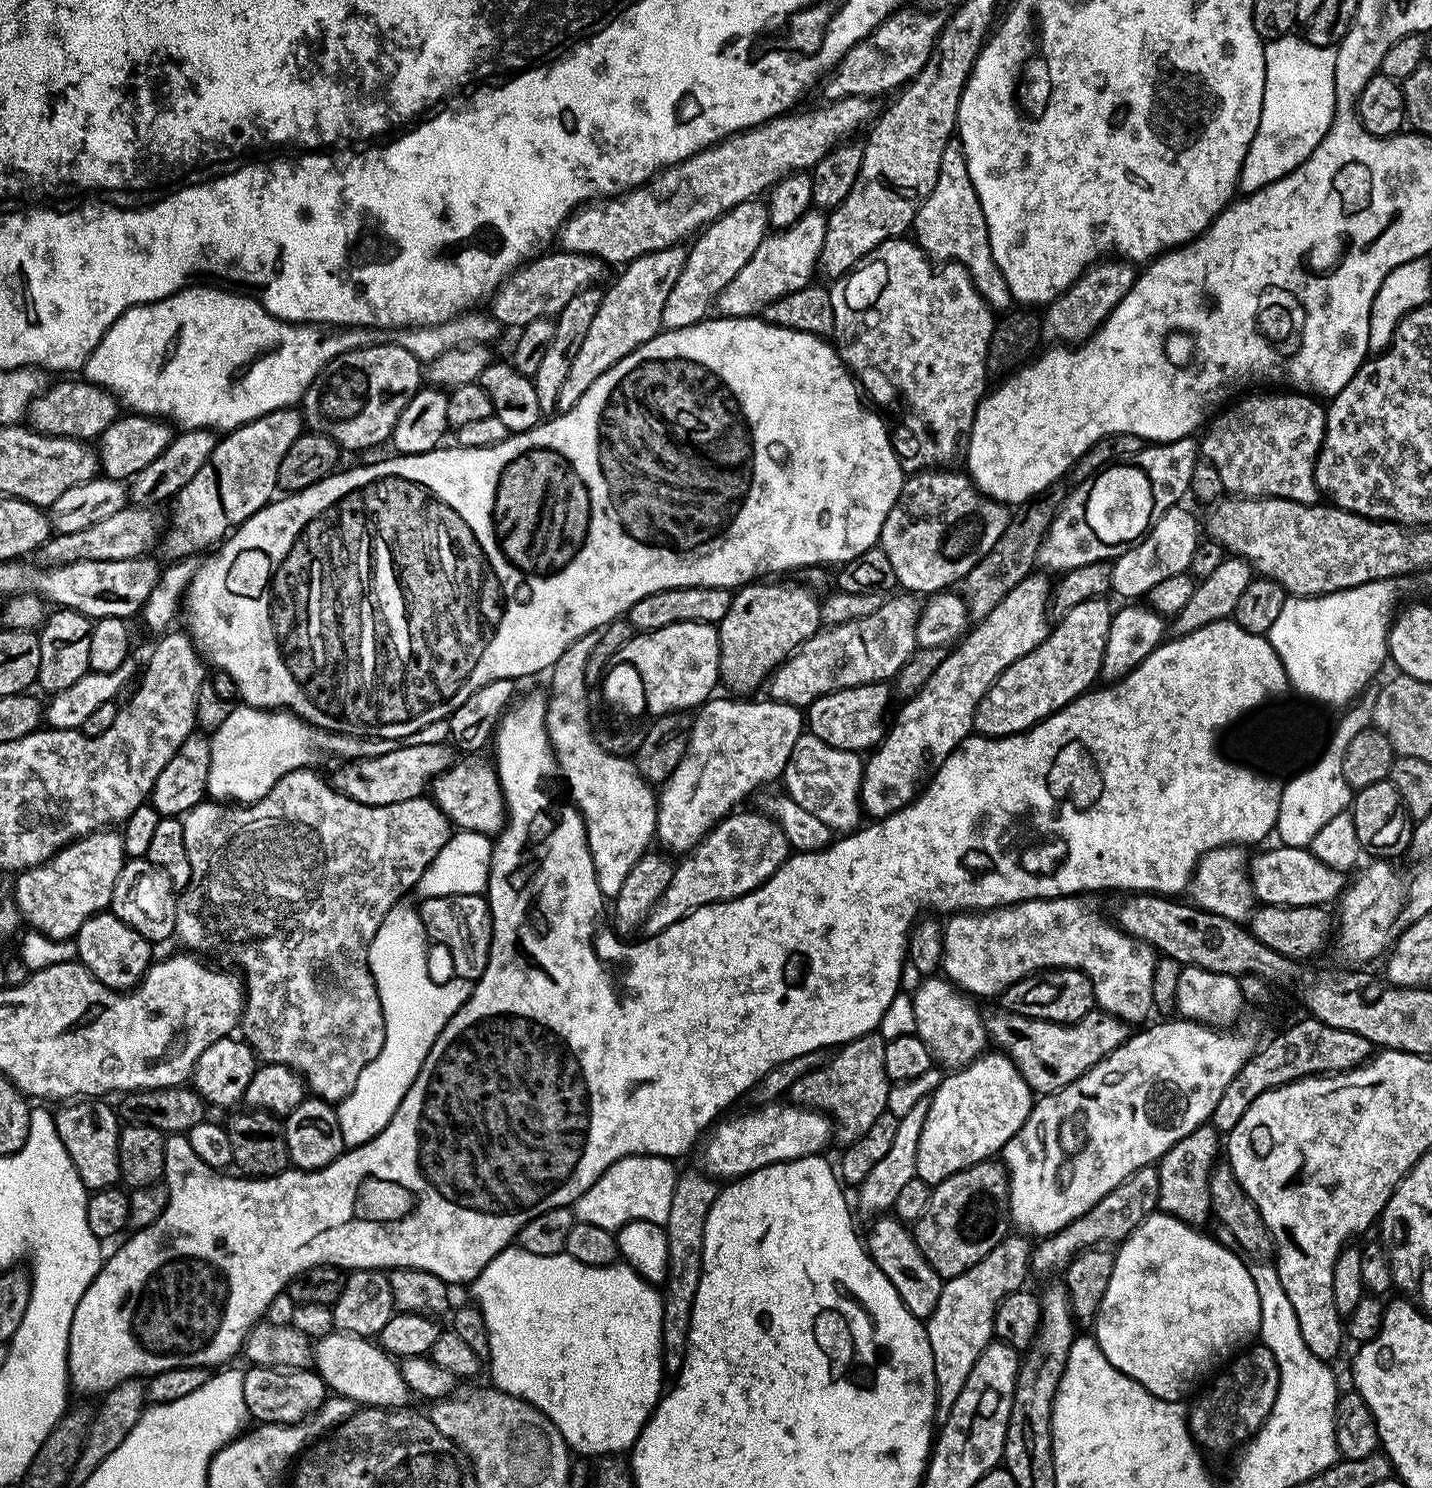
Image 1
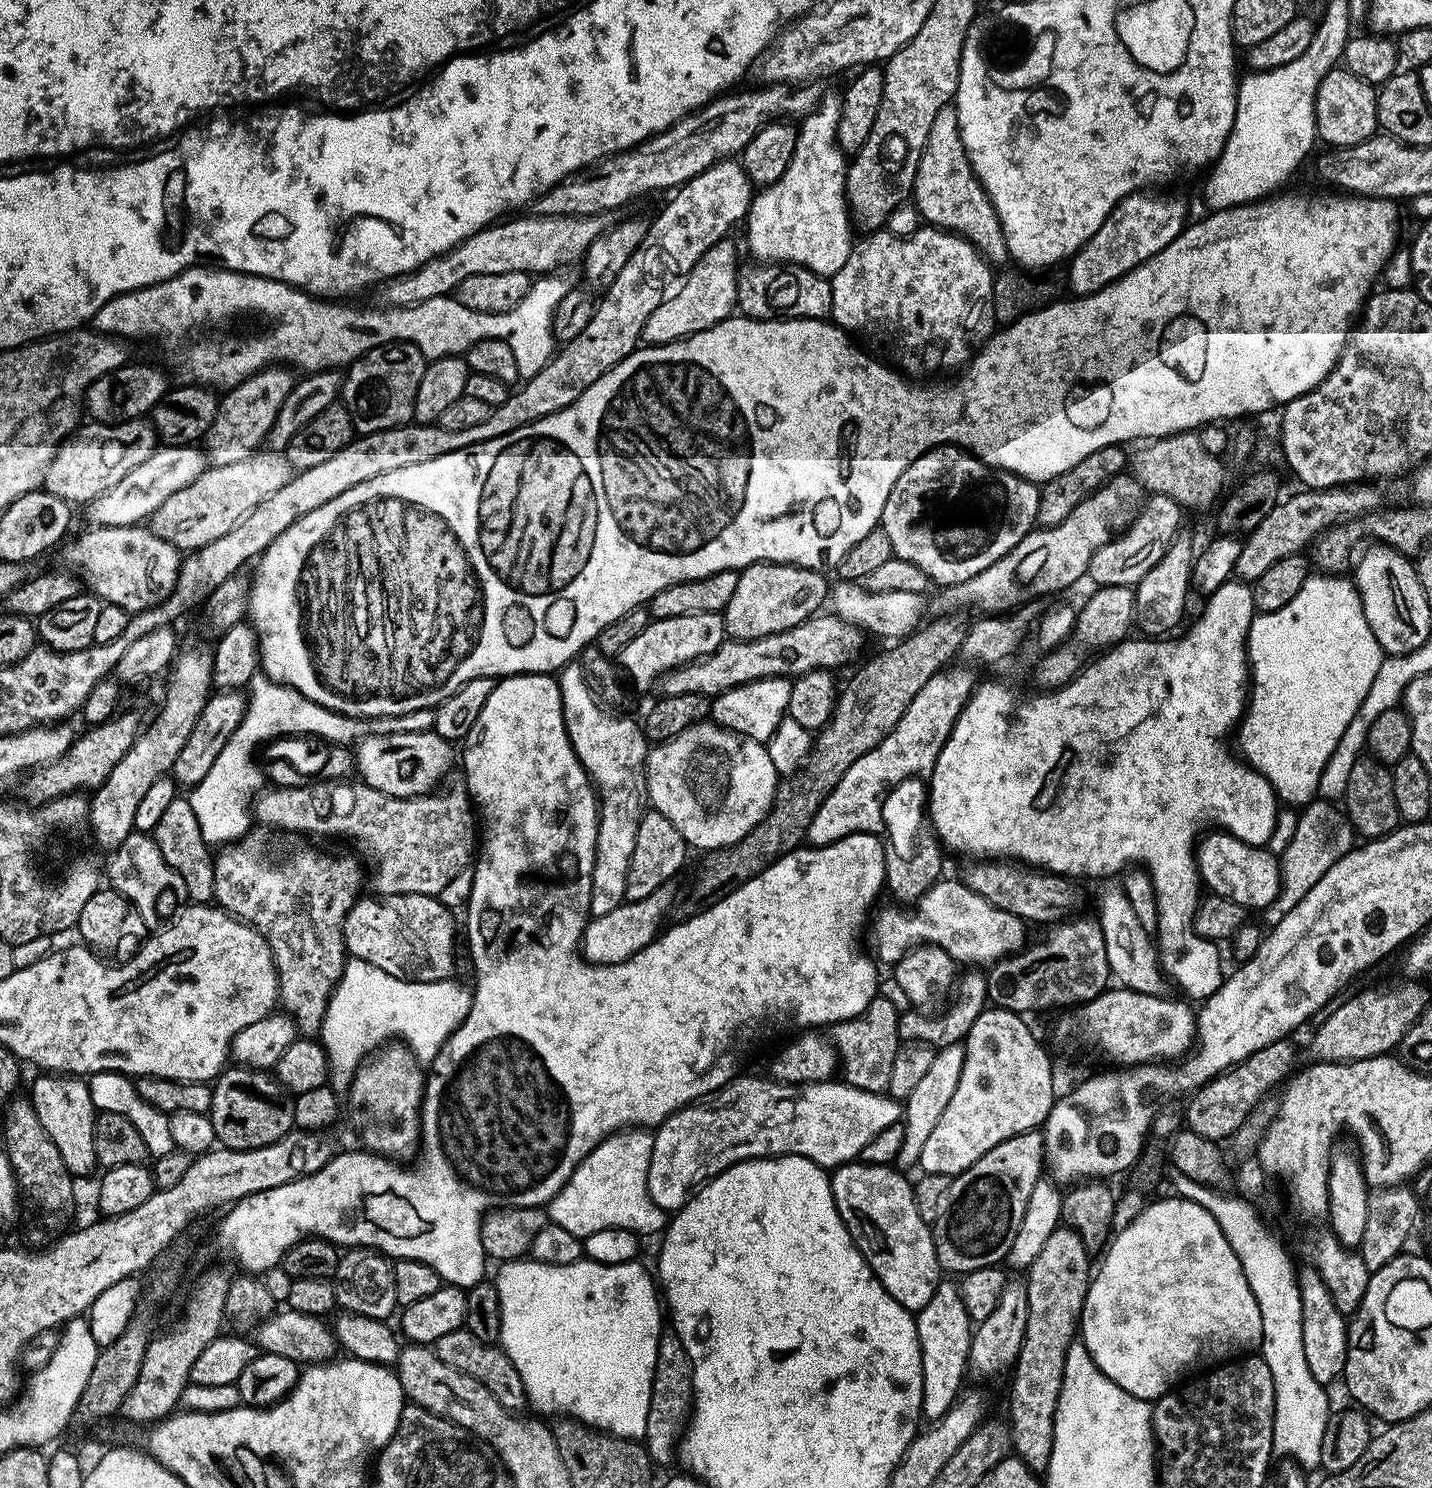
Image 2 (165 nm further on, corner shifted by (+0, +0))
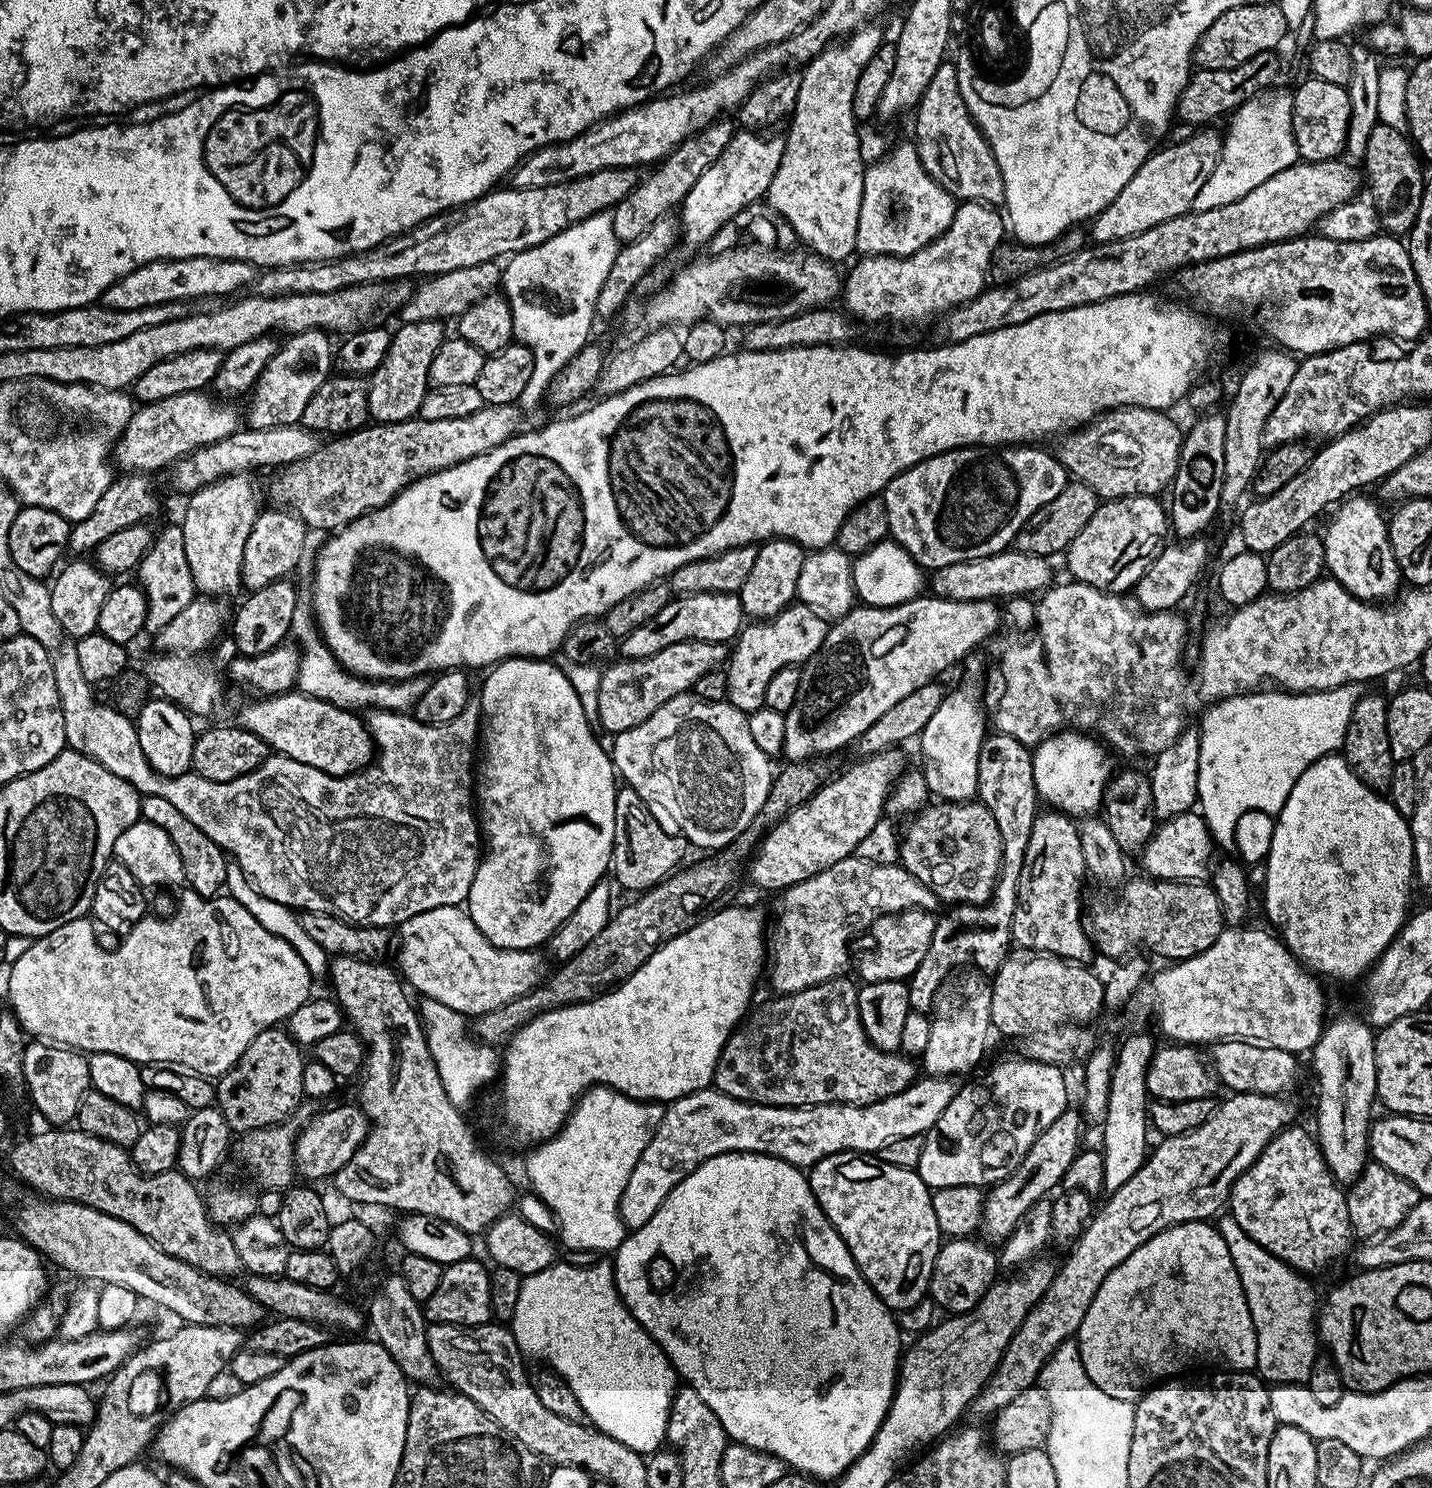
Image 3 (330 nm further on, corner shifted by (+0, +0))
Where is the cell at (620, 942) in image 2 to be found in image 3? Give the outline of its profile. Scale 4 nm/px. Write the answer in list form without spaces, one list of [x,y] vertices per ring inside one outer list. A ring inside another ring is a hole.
[[[455,904],[414,914],[414,918],[398,925],[398,932],[398,972],[407,987],[413,993],[421,992],[421,997],[450,1006],[450,1010],[462,1013],[465,1018],[498,1010],[506,1002],[536,988],[550,972],[543,951],[494,946],[485,938],[482,930],[474,926],[467,911]]]

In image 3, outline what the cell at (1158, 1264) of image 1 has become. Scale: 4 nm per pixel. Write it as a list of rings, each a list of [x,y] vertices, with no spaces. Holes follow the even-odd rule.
[[[1202,1220],[1175,1224],[1138,1246],[1098,1286],[1098,1294],[1082,1318],[1078,1343],[1080,1361],[1090,1382],[1098,1390],[1106,1390],[1110,1398],[1123,1400],[1135,1401],[1145,1390],[1199,1364],[1217,1364],[1217,1369],[1238,1372],[1255,1369],[1258,1342],[1254,1322],[1219,1227]]]

